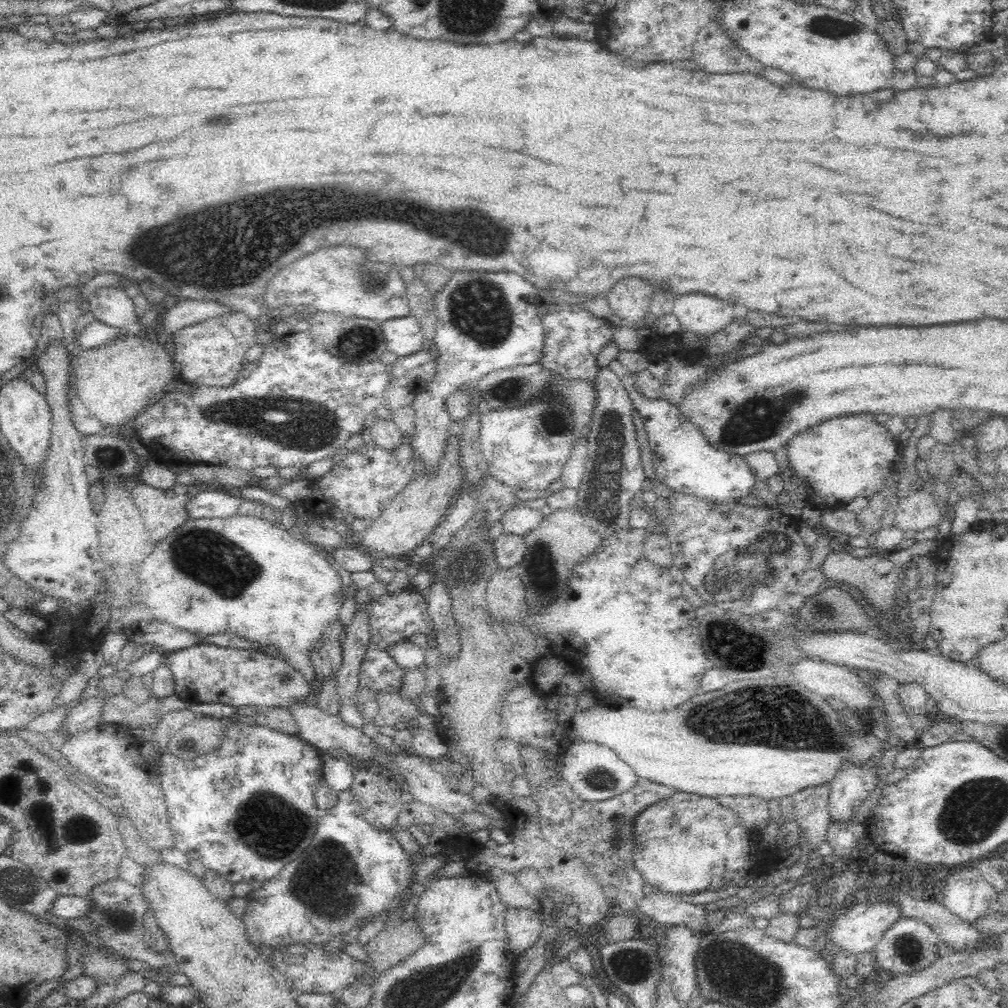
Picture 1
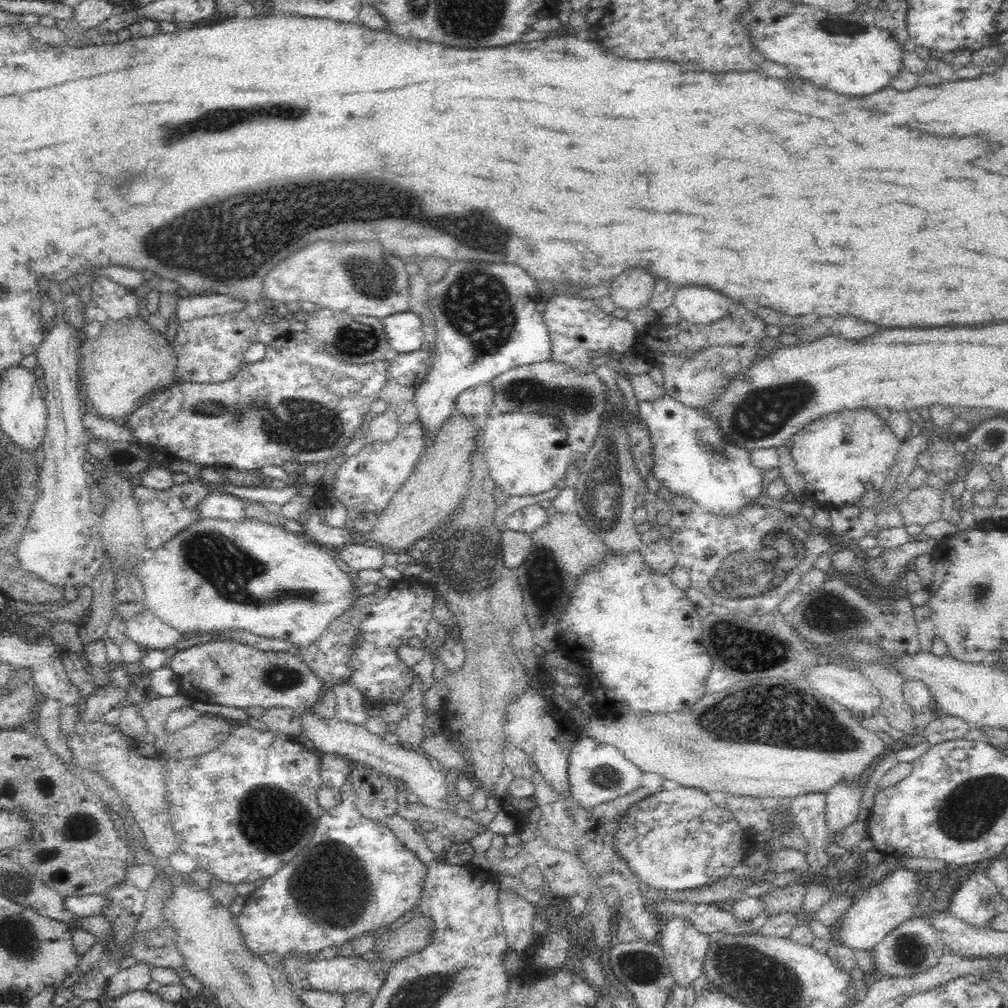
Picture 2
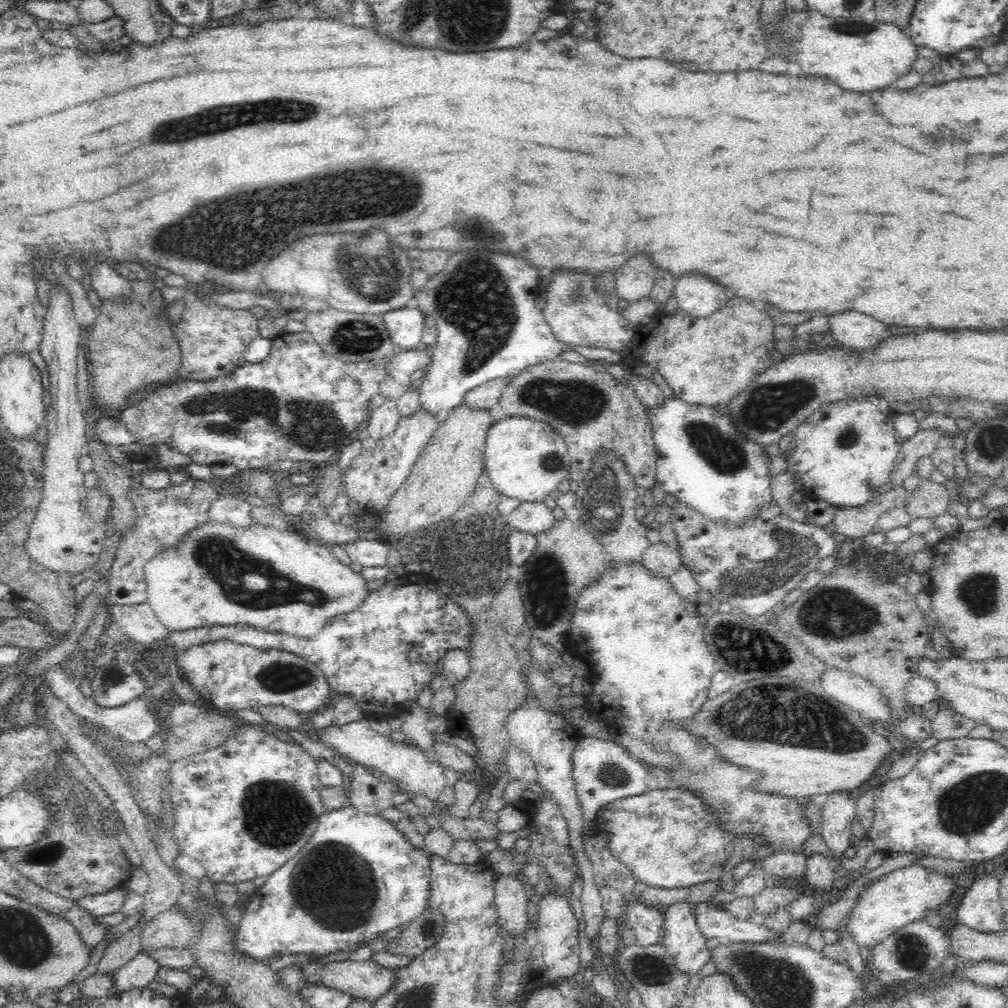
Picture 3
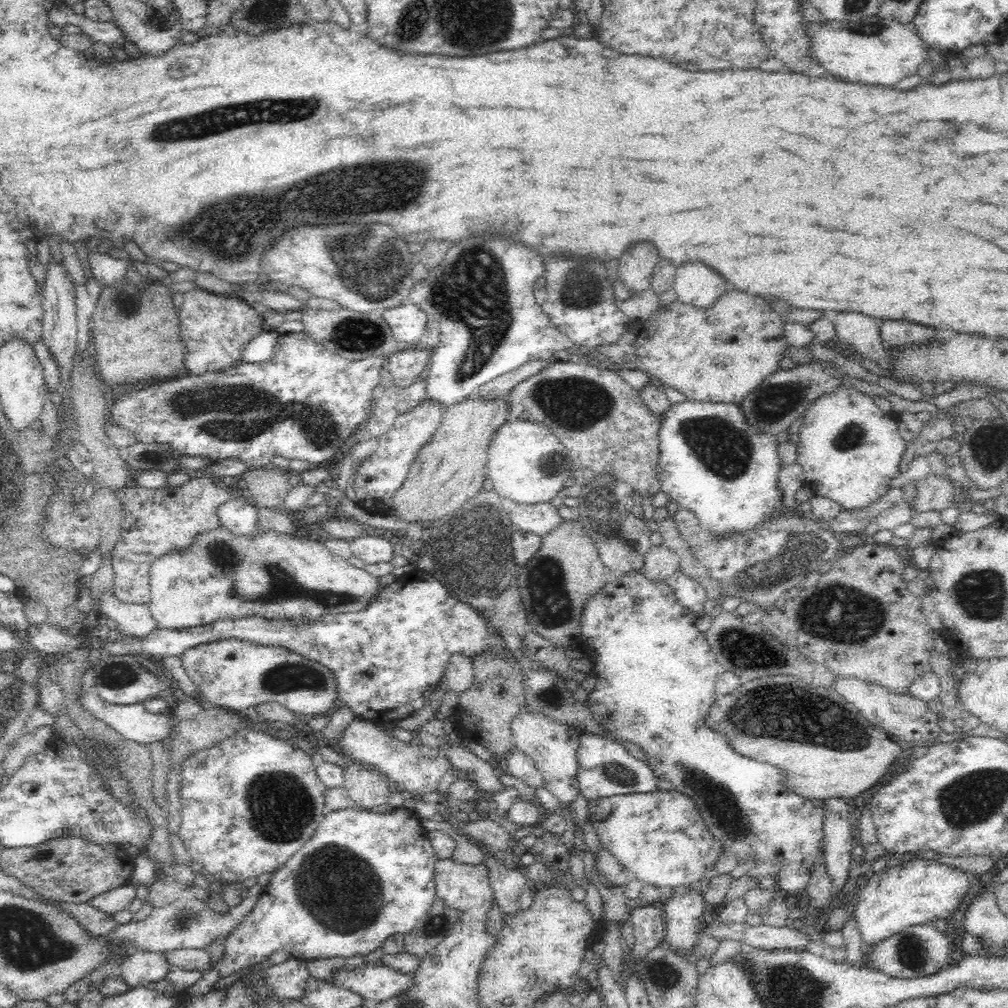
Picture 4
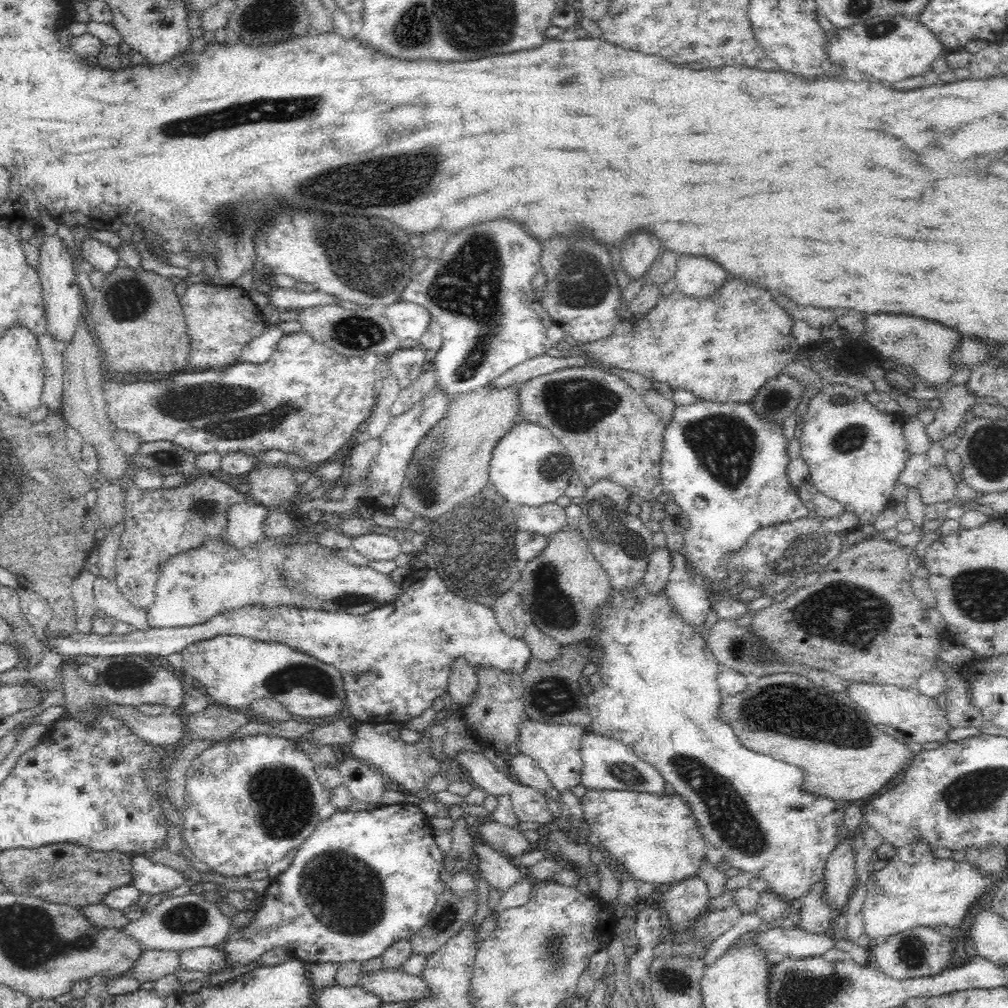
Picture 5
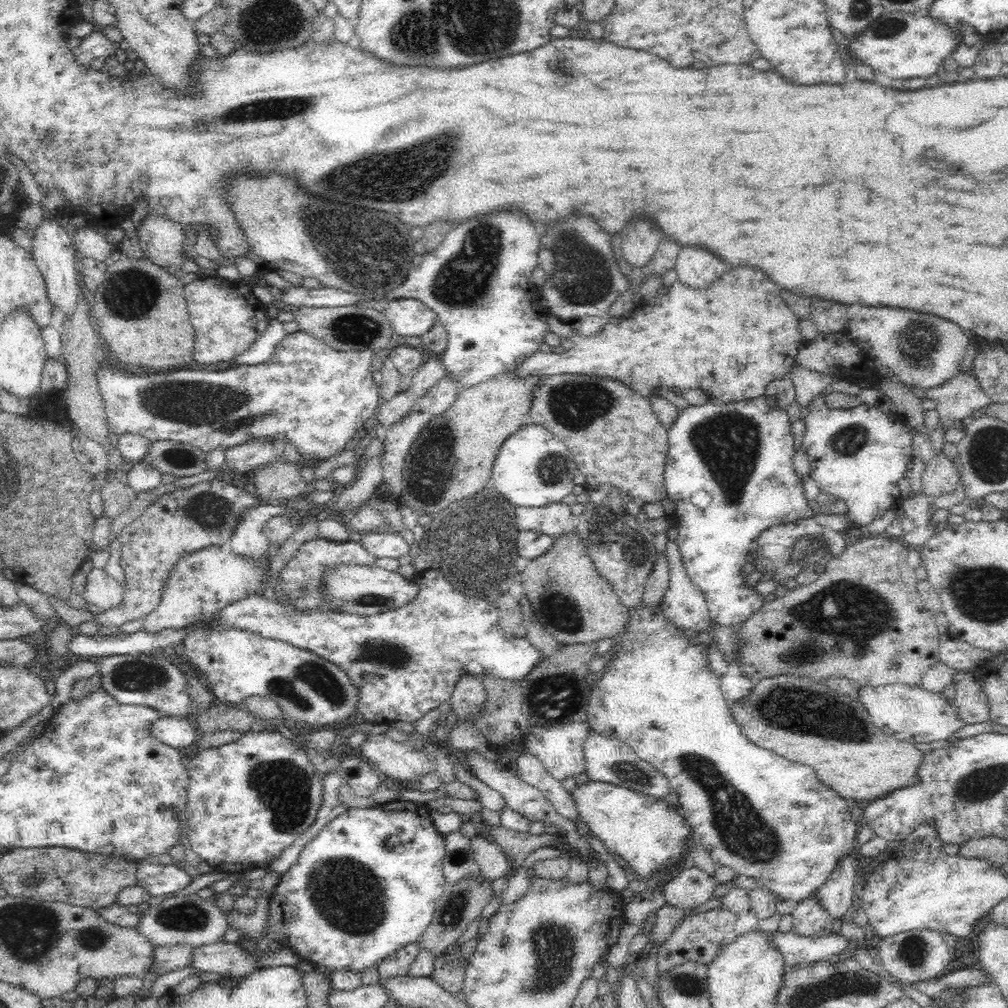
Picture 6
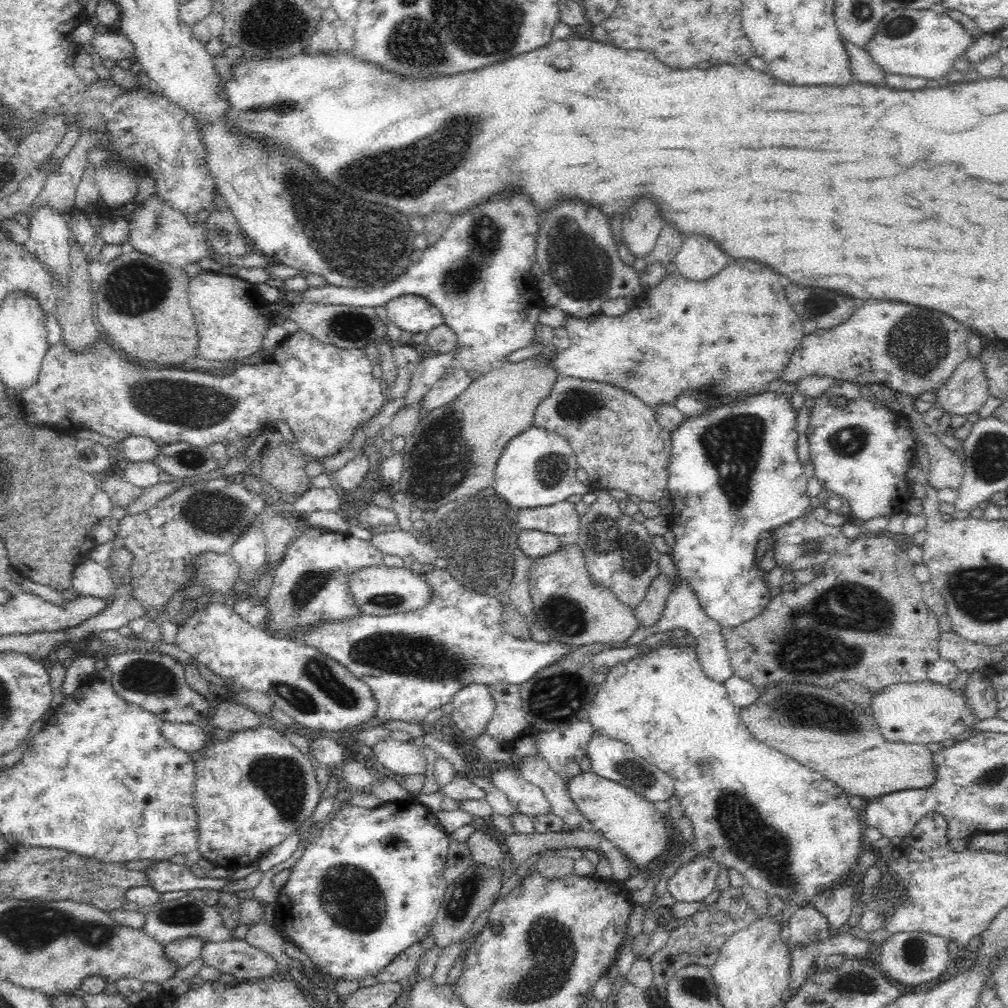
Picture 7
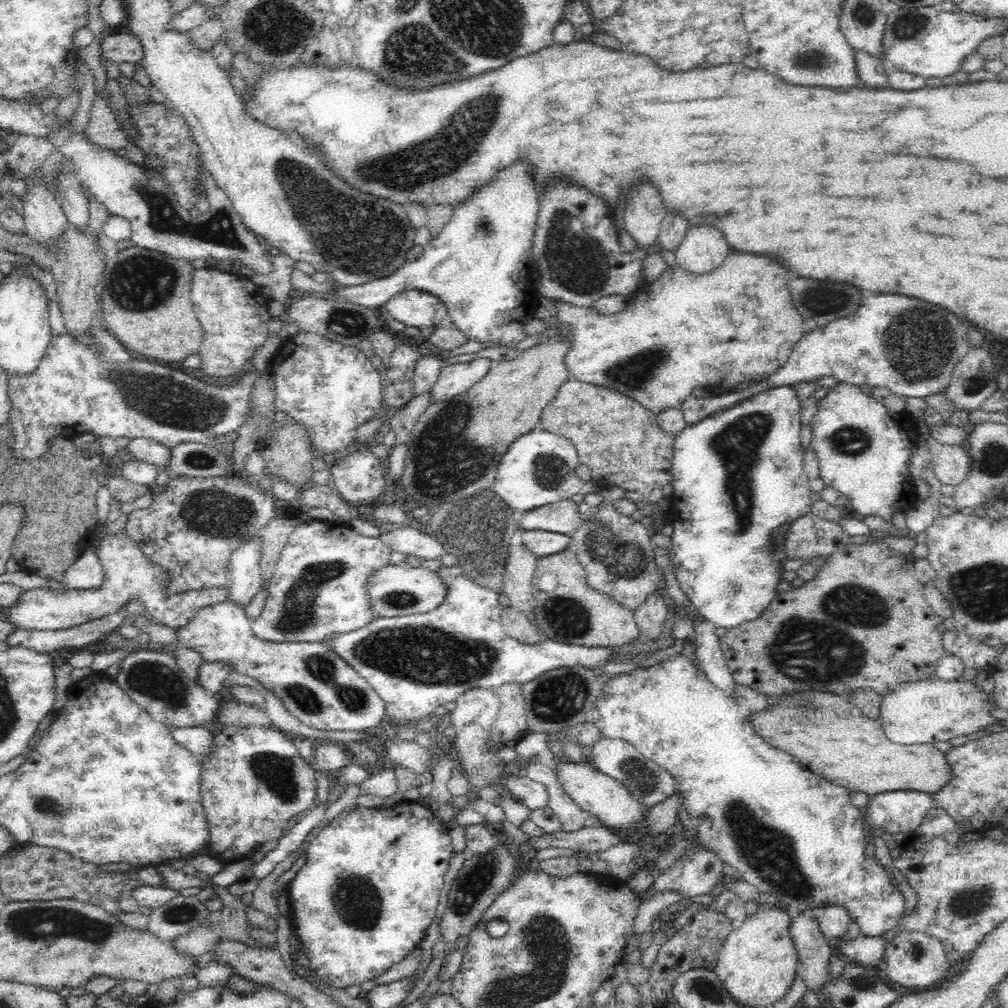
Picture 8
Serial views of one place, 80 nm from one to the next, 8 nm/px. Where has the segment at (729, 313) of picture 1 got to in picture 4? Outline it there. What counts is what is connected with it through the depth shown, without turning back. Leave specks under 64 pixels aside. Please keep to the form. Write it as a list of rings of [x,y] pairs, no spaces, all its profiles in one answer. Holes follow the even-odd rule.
[[[686,264],[678,268],[673,288],[677,300],[702,310],[710,308],[726,292],[726,280],[706,266]]]

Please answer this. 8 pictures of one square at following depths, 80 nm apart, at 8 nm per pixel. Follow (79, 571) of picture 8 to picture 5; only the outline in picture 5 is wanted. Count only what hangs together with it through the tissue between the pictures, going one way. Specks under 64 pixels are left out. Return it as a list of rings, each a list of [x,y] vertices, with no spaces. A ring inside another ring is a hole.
[[[96,576],[94,582],[95,608],[119,622],[128,624],[135,631],[149,630],[147,610],[133,606],[118,589],[116,578],[104,579]]]

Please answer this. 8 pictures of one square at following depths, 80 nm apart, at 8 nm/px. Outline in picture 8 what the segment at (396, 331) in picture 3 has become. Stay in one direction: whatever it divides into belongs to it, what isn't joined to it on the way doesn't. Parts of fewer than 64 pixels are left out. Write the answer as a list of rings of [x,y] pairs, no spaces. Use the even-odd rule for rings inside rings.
[[[404,290],[383,304],[382,309],[405,326],[428,328],[447,321],[446,307],[433,294],[423,290]]]

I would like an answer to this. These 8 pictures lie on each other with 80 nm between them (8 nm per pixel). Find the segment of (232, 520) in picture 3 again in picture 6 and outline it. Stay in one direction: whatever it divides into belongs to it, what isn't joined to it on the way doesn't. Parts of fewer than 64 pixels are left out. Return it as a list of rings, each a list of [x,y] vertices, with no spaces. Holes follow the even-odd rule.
[[[262,502],[258,506],[248,507],[234,527],[229,549],[238,556],[266,560],[270,551],[267,536],[263,533],[266,522],[277,514],[287,514],[287,506],[282,503]]]

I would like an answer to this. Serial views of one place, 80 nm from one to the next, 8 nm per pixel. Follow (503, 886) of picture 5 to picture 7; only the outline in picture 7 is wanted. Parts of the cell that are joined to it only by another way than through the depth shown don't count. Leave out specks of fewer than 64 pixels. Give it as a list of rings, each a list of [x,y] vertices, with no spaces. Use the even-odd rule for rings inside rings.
[[[476,828],[469,836],[467,845],[470,853],[472,853],[472,860],[477,865],[501,866],[503,863],[507,863],[506,852],[502,843],[493,840],[483,828]]]

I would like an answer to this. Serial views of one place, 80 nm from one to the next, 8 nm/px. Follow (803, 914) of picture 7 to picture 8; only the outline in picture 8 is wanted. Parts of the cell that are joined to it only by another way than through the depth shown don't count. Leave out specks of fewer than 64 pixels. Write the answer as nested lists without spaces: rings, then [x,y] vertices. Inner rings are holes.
[[[801,913],[791,918],[789,935],[792,937],[799,960],[797,975],[806,983],[806,988],[819,991],[830,979],[828,974],[832,945],[822,933],[818,919]]]

